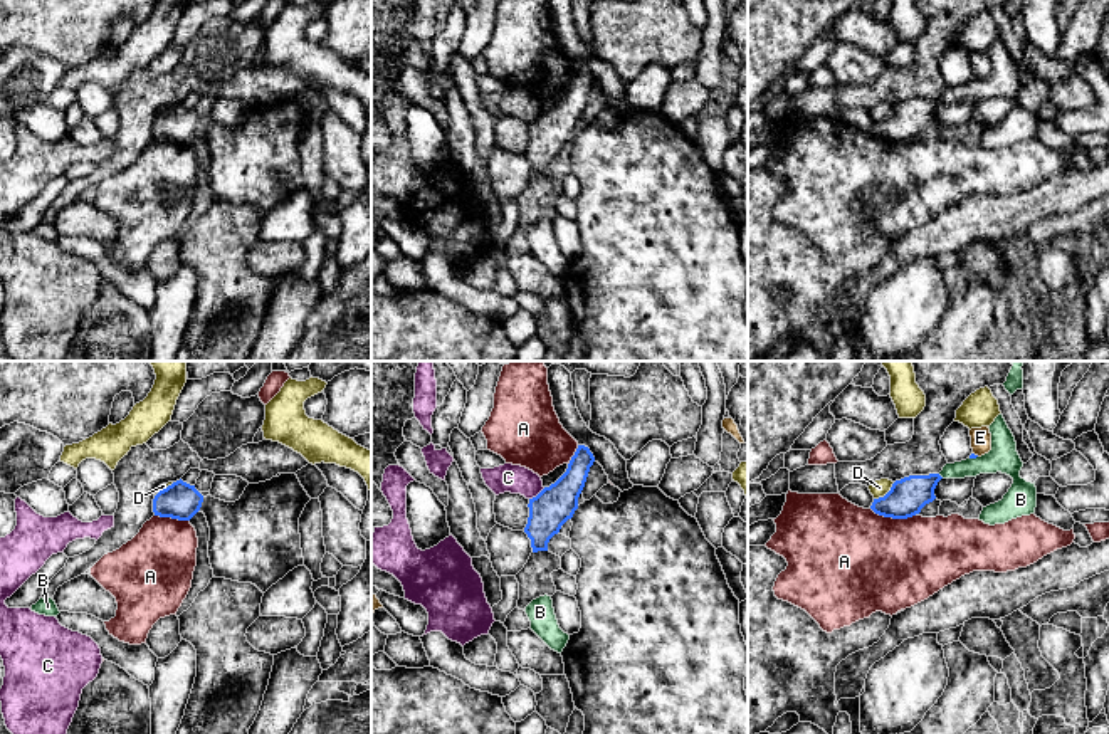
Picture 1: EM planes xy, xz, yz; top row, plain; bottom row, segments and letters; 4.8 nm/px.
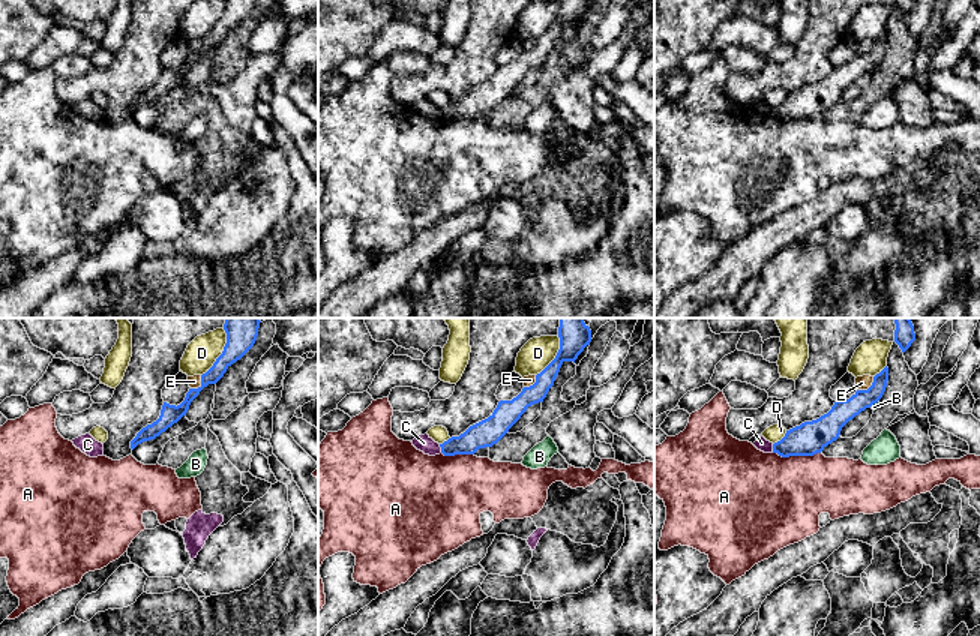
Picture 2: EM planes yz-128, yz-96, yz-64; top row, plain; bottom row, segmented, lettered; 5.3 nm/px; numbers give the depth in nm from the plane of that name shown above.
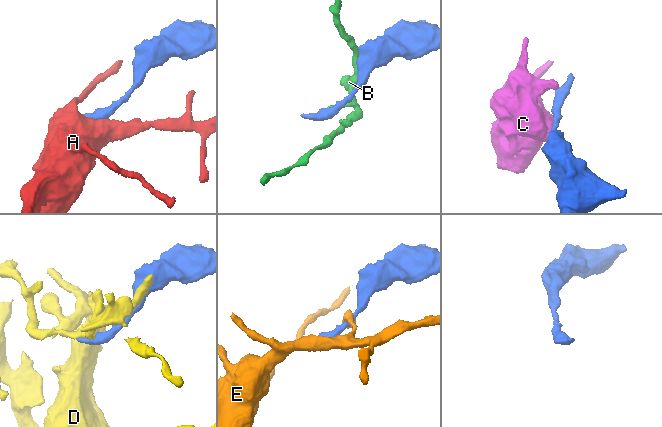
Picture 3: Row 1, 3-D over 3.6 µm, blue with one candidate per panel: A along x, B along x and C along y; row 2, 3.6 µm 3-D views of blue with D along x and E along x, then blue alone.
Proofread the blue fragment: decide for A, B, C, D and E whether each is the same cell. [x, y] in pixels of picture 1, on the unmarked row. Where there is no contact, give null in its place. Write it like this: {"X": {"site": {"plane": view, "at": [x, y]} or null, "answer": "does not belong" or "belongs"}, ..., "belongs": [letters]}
{"A": {"site": {"plane": "yz", "at": [893, 141]}, "answer": "does not belong"}, "B": {"site": {"plane": "yz", "at": [940, 99]}, "answer": "does not belong"}, "C": {"site": {"plane": "xz", "at": [538, 118]}, "answer": "does not belong"}, "D": {"site": {"plane": "yz", "at": [886, 118]}, "answer": "does not belong"}, "E": {"site": {"plane": "yz", "at": [977, 79]}, "answer": "does not belong"}, "belongs": []}

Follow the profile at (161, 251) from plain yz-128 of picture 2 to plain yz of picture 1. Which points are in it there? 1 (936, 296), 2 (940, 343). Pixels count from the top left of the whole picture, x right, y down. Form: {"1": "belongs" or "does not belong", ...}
{"1": "does not belong", "2": "belongs"}

